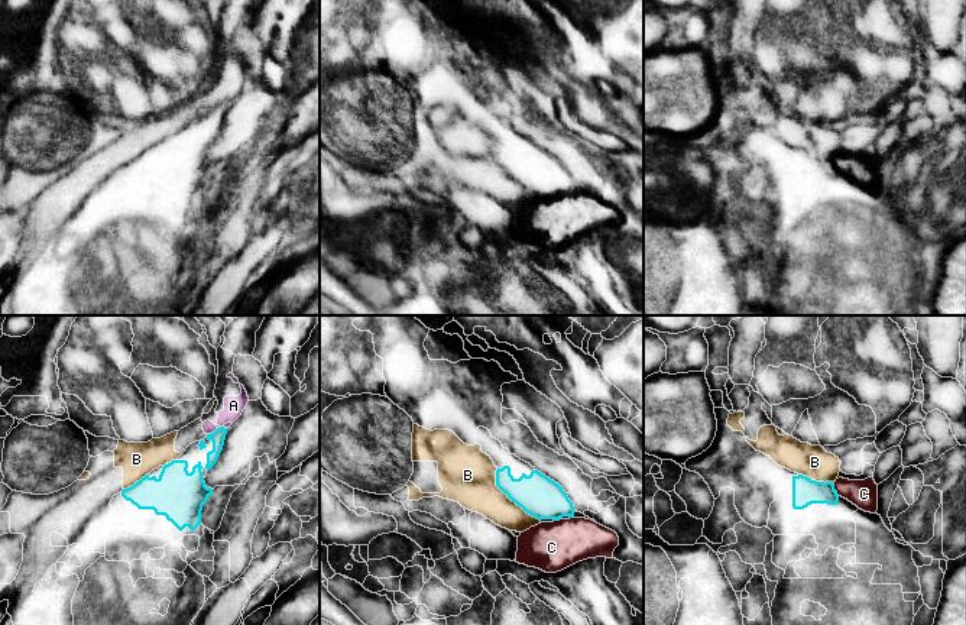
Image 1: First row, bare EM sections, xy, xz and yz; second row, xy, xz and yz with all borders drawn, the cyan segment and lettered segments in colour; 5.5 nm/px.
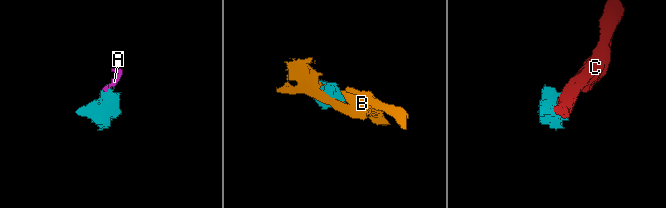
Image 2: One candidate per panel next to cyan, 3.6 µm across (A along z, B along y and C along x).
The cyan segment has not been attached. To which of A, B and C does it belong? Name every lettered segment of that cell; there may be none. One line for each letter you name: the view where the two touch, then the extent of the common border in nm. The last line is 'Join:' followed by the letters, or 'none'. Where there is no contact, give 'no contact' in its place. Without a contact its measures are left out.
B: contact in xz; length 380 nm
Join: B

